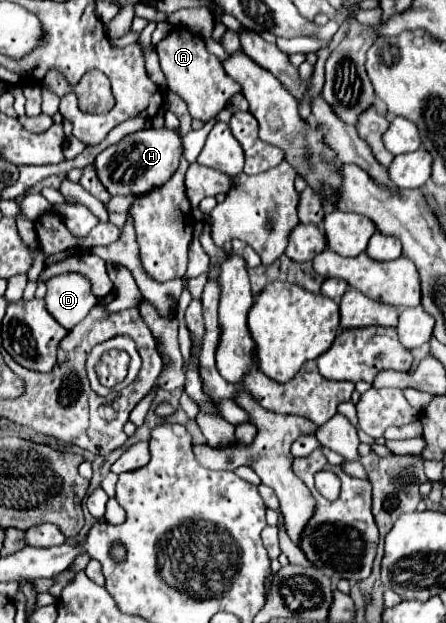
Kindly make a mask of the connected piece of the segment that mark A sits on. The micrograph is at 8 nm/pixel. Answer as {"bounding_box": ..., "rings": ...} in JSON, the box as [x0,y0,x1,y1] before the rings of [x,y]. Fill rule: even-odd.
{"bounding_box":[157,29,239,121],"rings":[[[171,29],[165,39],[157,43],[157,55],[161,71],[165,73],[169,91],[177,93],[189,109],[189,115],[193,119],[209,121],[213,115],[217,115],[227,101],[239,93],[239,85],[225,73],[221,61],[211,55],[205,47],[205,39],[187,31],[187,29]]]}

